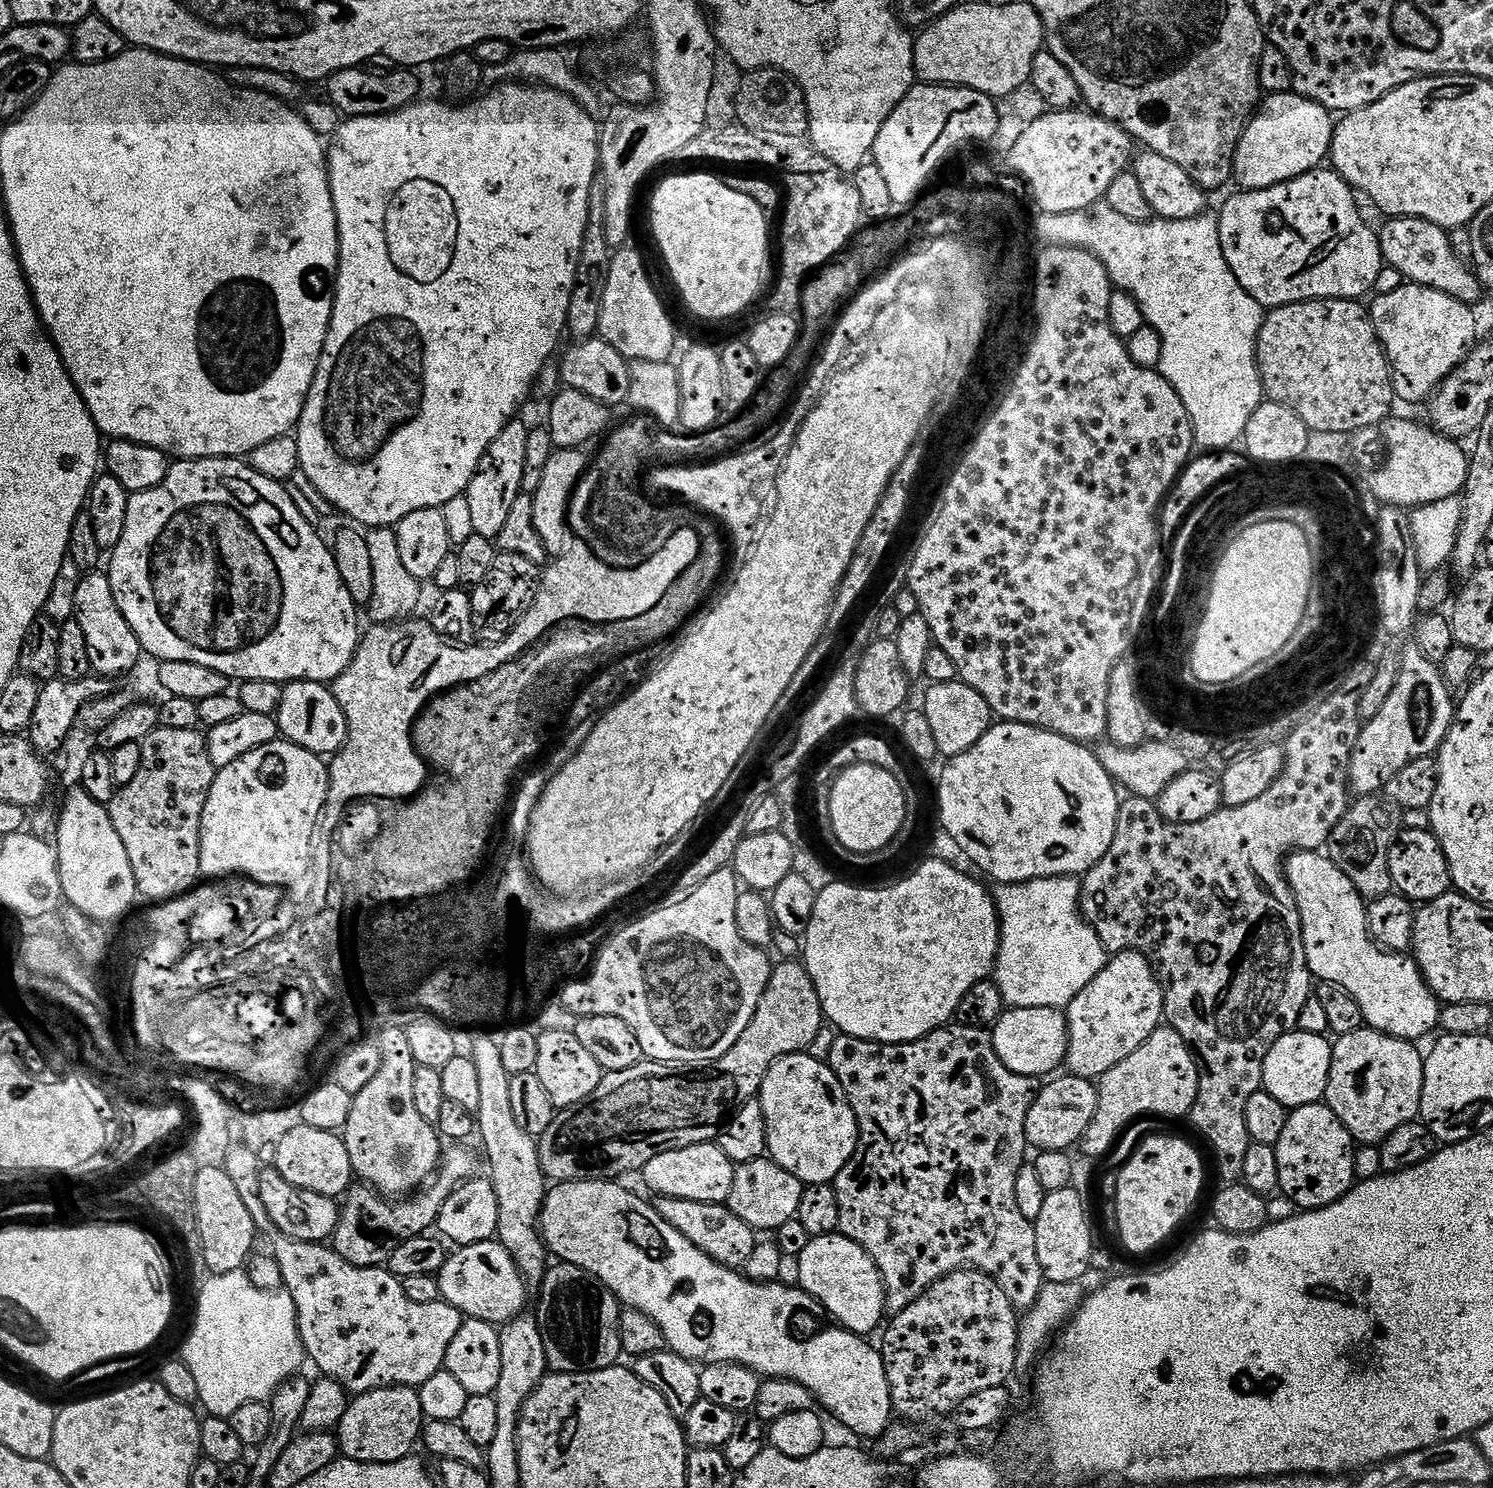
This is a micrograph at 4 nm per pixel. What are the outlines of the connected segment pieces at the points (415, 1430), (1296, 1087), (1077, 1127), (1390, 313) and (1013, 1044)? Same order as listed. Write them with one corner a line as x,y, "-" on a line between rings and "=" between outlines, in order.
376,1388
373,1392
357,1395
356,1400
344,1409
338,1425
338,1452
343,1459
363,1464
385,1464
404,1460
413,1455
412,1447
422,1436
422,1425
426,1417
420,1409
420,1393
414,1388
=
1285,1032
1274,1042
1266,1058
1264,1090
1283,1104
1286,1109
1301,1108
1307,1104
1319,1104
1328,1091
1328,1080
1332,1076
1333,1041
1318,1032
=
1071,1074
1063,1075
1052,1078
1057,1080
1049,1079
1049,1084
1041,1092
1039,1089
1035,1093
1032,1109
1028,1111
1024,1134
1027,1143
1037,1144
1037,1149
1040,1150
1062,1152
1071,1149
1071,1144
1079,1145
1100,1101
1097,1085
1093,1081
1083,1080
1080,1076
=
1404,282
1401,288
1380,296
1370,308
1370,319
1380,344
1388,355
1389,365
1398,377
1398,396
1404,400
1427,401
1428,395
1468,356
1477,343
1477,313
1471,312
1469,305
1456,300
1442,290
1427,288
1411,282
=
1042,1006
1009,1007
996,1017
990,1031
992,1045
1000,1055
1001,1062
1022,1076
1047,1077
1057,1071
1055,1068
1059,1064
1061,1067
1065,1063
1068,1054
1068,1022
1063,1011

